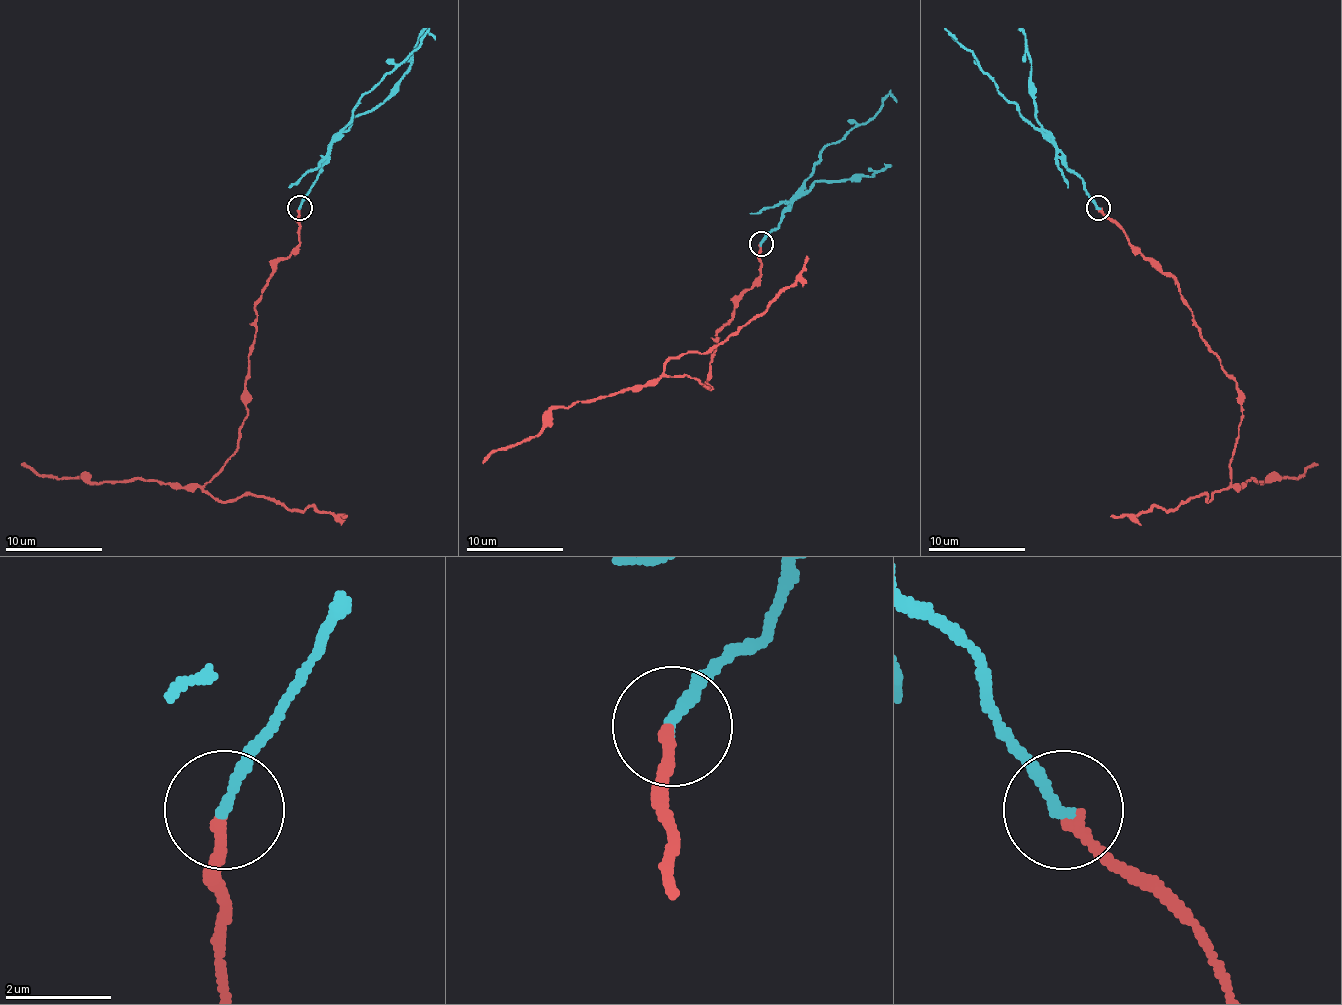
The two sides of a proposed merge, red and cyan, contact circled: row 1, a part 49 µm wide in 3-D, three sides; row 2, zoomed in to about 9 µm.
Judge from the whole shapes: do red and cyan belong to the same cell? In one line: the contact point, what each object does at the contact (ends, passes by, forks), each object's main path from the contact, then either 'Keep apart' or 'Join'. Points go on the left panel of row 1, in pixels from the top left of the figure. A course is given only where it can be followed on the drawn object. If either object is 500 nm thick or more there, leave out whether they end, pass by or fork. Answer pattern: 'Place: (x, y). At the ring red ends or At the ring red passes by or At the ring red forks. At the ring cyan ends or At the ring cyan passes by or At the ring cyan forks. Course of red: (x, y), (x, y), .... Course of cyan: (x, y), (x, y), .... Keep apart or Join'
Place: (299, 208). At the ring red ends. At the ring cyan ends. Course of red: (299, 208), (299, 245), (277, 264), (255, 306), (248, 418), (238, 450), (208, 481), (91, 481), (21, 464). Course of cyan: (299, 208), (323, 167), (328, 145), (350, 120), (357, 101), (404, 62), (426, 35), (435, 40). Keep apart

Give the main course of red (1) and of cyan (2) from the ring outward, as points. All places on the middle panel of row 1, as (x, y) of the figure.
1: (760, 244), (760, 278), (716, 332), (709, 388), (660, 376), (553, 408), (538, 434), (502, 447), (482, 464)
2: (760, 244), (775, 230), (790, 198), (811, 173), (819, 154), (850, 130), (865, 125), (887, 98), (897, 103)

